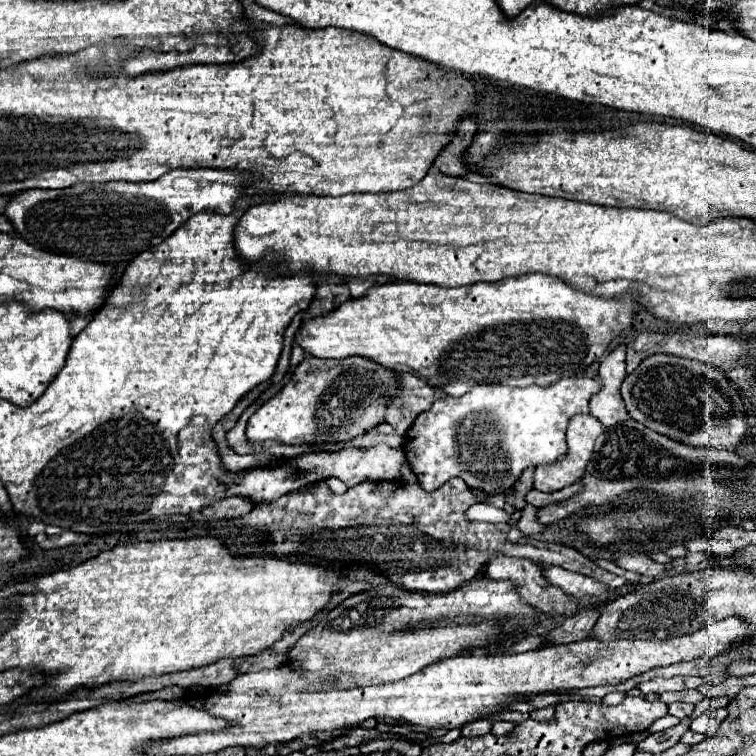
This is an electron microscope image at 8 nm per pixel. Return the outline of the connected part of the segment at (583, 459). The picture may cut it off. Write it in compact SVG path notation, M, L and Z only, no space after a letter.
M579 413L569 421L567 427L567 453L551 465L539 465L535 469L537 491L559 491L567 485L577 483L585 467L591 461L595 439L603 433L603 425L591 413Z

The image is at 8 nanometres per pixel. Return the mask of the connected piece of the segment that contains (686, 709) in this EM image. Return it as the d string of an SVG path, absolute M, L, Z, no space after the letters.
M671 703L669 713L679 717L679 719L685 719L685 717L689 717L693 713L693 705L689 705L689 703Z

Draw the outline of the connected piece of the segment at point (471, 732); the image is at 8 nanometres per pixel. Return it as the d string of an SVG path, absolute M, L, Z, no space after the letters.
M479 719L479 721L471 721L469 725L461 727L461 735L465 737L475 737L475 735L485 735L491 731L491 721L487 719Z

